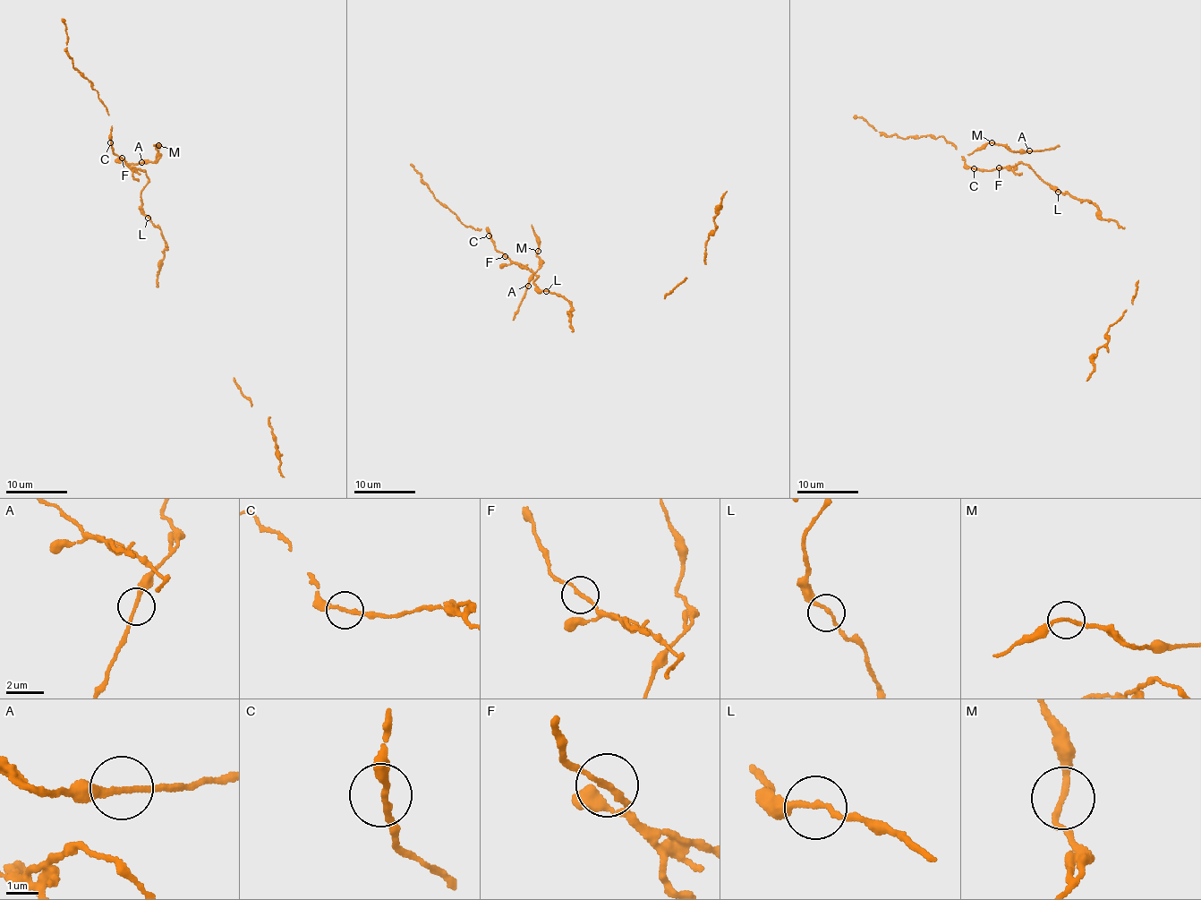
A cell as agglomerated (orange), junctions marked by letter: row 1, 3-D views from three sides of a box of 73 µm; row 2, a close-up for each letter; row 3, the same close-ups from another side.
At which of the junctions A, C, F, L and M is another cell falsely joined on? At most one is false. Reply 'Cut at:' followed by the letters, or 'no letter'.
Cut at: no letter

